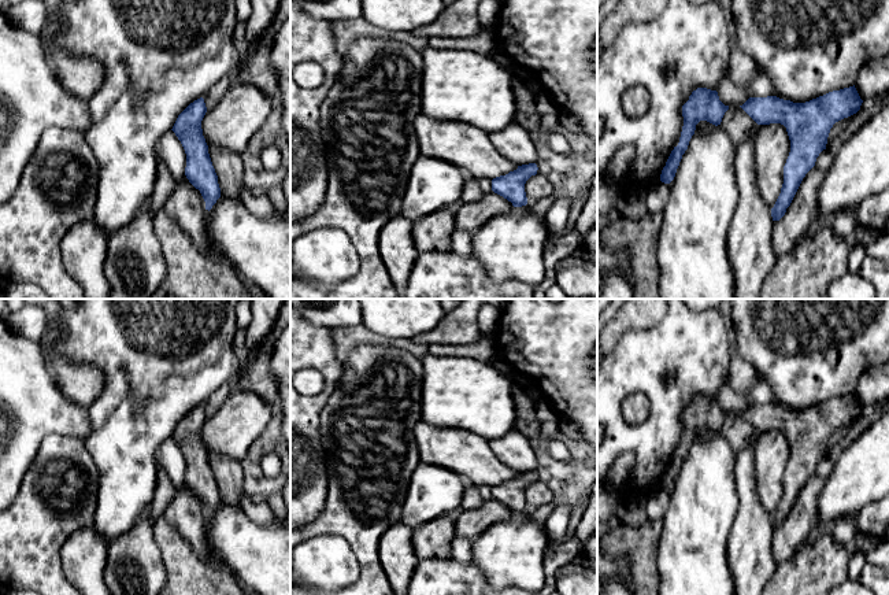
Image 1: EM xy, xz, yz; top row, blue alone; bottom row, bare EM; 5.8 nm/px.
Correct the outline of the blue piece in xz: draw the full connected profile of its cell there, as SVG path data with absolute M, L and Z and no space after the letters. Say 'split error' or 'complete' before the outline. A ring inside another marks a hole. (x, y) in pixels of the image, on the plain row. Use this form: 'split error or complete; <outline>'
split error; M537 472L518 473L516 477L492 487L492 498L477 509L462 509L453 522L456 537L477 539L493 524L527 511L526 488L537 481Z

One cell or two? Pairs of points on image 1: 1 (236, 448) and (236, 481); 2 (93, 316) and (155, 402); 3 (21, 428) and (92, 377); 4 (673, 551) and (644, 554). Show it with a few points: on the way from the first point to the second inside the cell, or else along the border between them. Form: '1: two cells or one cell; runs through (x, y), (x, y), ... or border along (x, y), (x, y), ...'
1: two cells; border along (208, 451), (236, 458), (240, 462)
2: one cell; runs through (115, 337), (151, 373), (151, 380)
3: two cells; border along (55, 384), (70, 401), (88, 409)
4: two cells; border along (655, 555), (656, 564)

